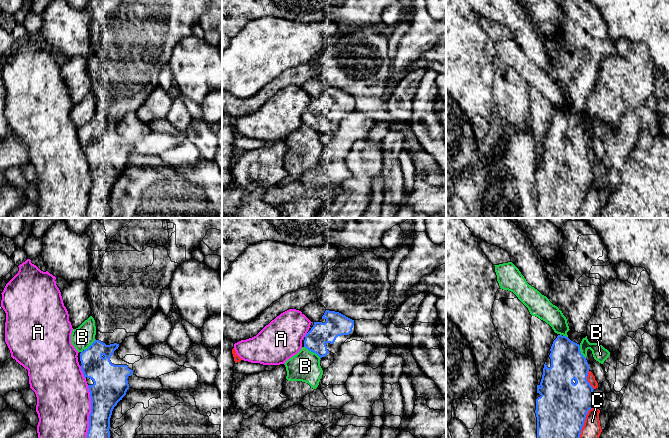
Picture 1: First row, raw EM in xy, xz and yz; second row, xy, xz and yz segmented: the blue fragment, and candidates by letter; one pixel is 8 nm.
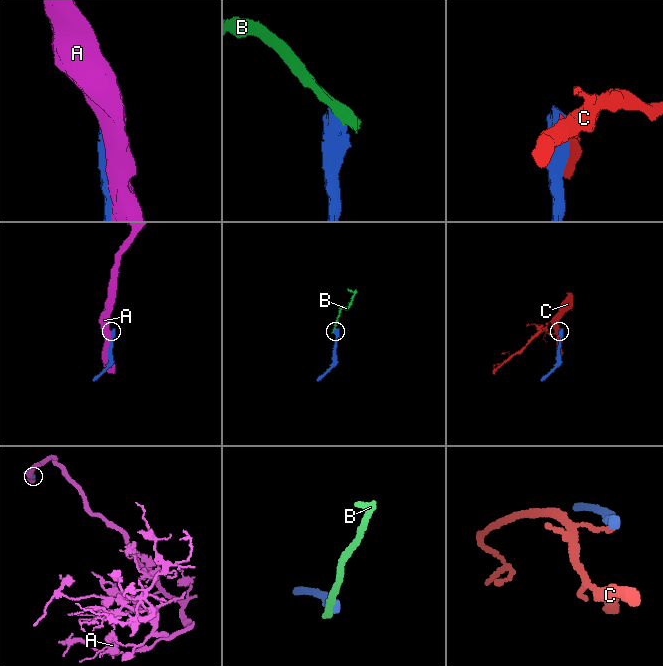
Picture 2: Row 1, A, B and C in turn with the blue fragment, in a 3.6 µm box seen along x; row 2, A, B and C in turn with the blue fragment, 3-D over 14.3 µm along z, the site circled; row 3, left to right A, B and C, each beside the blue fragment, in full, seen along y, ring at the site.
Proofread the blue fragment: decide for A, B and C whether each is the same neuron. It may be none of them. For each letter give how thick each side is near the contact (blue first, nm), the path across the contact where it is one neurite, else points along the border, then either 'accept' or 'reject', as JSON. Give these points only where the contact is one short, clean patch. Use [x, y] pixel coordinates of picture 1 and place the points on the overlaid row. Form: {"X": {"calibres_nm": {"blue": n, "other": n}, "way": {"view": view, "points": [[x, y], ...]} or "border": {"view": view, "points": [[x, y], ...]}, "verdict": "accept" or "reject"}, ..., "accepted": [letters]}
{"A": {"calibres_nm": {"blue": 260, "other": 440}, "verdict": "reject"}, "B": {"calibres_nm": {"blue": 180, "other": 240}, "verdict": "reject"}, "C": {"calibres_nm": {"blue": 400, "other": 140}, "verdict": "reject"}, "accepted": []}

